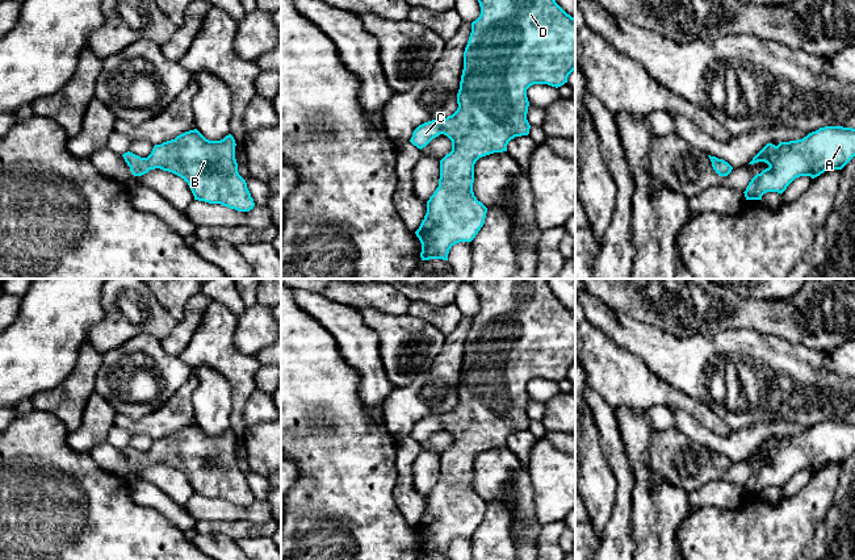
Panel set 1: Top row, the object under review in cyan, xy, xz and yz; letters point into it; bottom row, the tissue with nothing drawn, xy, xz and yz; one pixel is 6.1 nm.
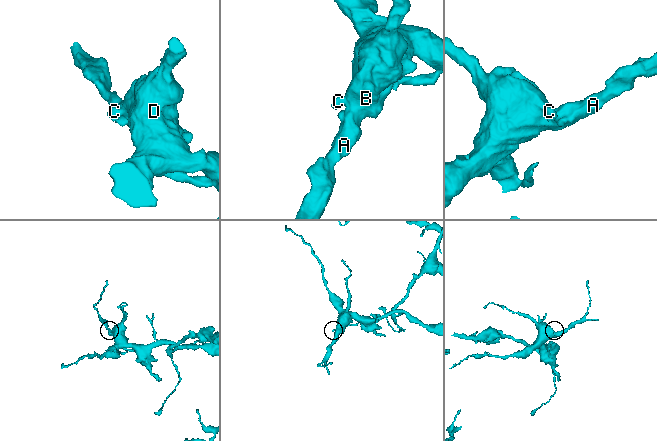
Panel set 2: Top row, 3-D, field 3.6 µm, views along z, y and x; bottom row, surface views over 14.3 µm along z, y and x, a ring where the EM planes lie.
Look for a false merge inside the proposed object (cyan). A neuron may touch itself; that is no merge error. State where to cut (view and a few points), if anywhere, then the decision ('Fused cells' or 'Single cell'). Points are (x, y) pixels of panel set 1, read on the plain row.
No split. Single cell

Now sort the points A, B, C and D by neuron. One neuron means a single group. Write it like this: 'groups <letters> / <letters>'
groups A B C D

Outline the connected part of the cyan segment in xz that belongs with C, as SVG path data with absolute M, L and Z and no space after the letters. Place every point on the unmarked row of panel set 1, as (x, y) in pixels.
M477 279L473 287L481 309L471 317L464 346L458 402L447 413L419 419L410 434L420 444L440 429L452 435L452 446L440 455L439 481L427 496L427 507L415 526L422 538L422 555L448 555L456 538L475 532L487 507L473 486L475 456L507 446L511 434L529 429L527 384L531 380L558 383L575 364L575 313L556 297L548 279Z

